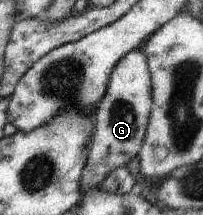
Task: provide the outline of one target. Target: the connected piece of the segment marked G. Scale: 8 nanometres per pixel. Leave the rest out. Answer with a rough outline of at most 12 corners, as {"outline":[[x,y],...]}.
{"outline":[[125,54],[93,112],[82,193],[139,155],[151,115],[146,57]]}

